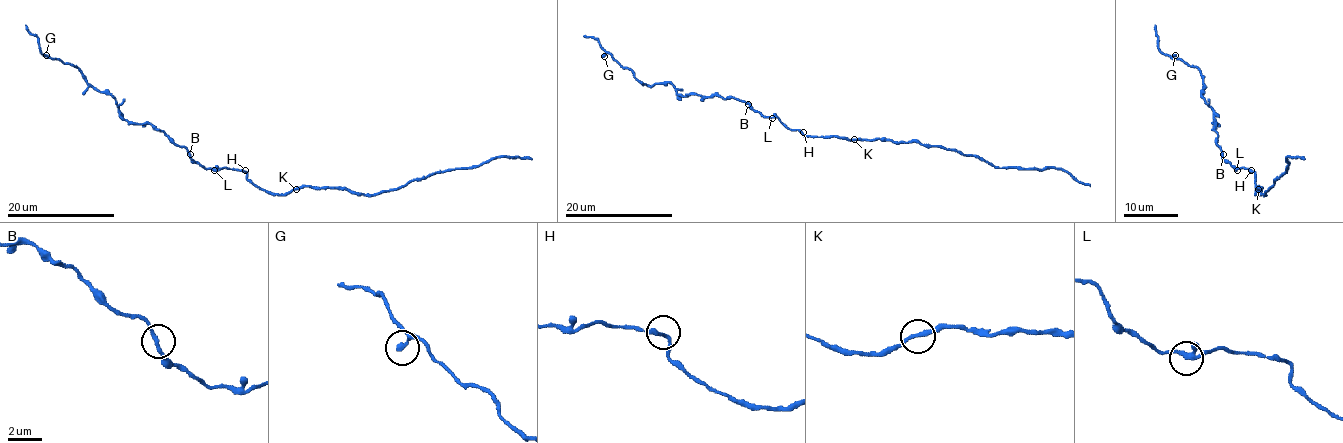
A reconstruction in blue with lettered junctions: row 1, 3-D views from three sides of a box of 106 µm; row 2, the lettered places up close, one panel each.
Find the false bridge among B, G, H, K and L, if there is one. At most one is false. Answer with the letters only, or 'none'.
none

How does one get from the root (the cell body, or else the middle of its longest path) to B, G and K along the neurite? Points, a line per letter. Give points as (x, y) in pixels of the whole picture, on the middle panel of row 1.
B: (802, 132), (789, 130), (777, 118), (764, 118), (748, 104)
G: (802, 132), (733, 97), (682, 96), (670, 83), (641, 84), (609, 53), (604, 56)
K: (802, 132), (806, 136), (854, 139)

